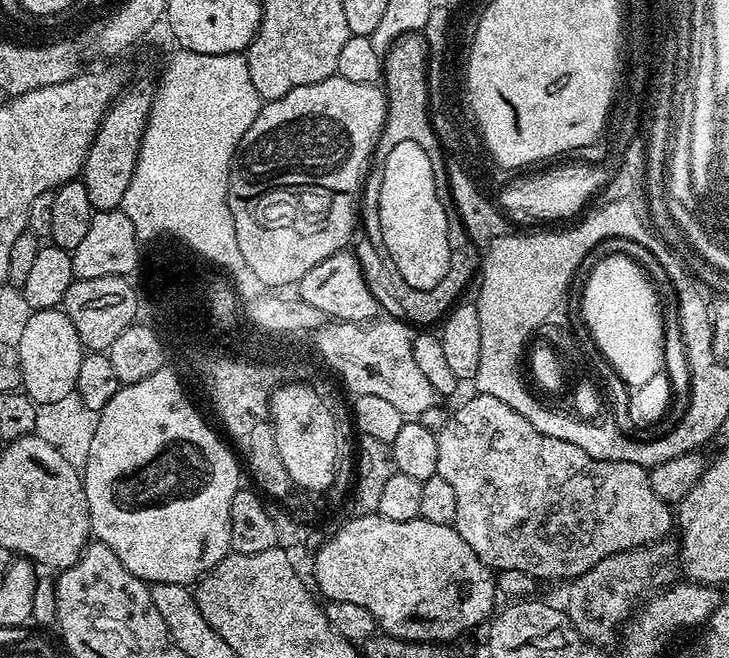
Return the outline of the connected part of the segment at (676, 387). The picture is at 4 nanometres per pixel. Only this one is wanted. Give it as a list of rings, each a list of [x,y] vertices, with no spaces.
[[[607,237],[598,245],[599,251],[607,255],[625,256],[628,259],[635,260],[640,265],[642,271],[648,276],[648,279],[655,285],[659,293],[660,312],[664,321],[664,366],[663,373],[668,376],[670,386],[672,387],[671,407],[677,413],[684,413],[688,408],[688,403],[692,397],[692,383],[694,377],[691,374],[690,362],[687,361],[686,343],[682,338],[682,326],[679,324],[679,296],[673,288],[672,274],[668,267],[664,265],[663,259],[659,255],[651,252],[647,243],[639,239],[628,240],[625,237]]]

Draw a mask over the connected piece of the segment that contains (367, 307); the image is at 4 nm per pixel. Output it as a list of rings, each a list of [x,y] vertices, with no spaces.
[[[352,250],[335,252],[330,254],[330,258],[322,258],[318,266],[313,266],[306,270],[306,274],[302,274],[298,287],[302,298],[322,310],[331,321],[365,325],[381,315],[380,304],[364,277],[364,268]]]

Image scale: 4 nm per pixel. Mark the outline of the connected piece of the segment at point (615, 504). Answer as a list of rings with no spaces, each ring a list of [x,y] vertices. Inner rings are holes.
[[[480,392],[475,395],[470,397],[457,412],[453,411],[449,415],[446,426],[442,426],[442,430],[436,433],[436,441],[438,442],[436,475],[446,478],[446,482],[450,482],[450,487],[454,489],[454,495],[458,502],[458,514],[454,525],[456,533],[464,539],[466,546],[470,546],[470,550],[474,550],[476,557],[483,564],[488,565],[489,569],[499,571],[520,570],[528,573],[533,578],[541,576],[544,580],[558,578],[564,580],[563,582],[571,582],[577,576],[589,572],[595,564],[602,562],[610,554],[654,544],[657,540],[665,539],[671,528],[673,531],[673,509],[665,500],[658,498],[658,494],[654,494],[648,477],[649,469],[645,465],[614,460],[610,464],[612,472],[564,472],[566,445],[562,442],[562,438],[550,438],[550,434],[542,434],[542,430],[534,430],[534,426],[530,426],[530,422],[526,422],[526,418],[522,418],[522,414],[518,414],[518,410],[506,406],[506,402],[498,402],[498,398],[494,398],[490,394]],[[599,524],[604,524],[604,548],[560,548],[571,536],[580,536],[583,532],[592,532]]]

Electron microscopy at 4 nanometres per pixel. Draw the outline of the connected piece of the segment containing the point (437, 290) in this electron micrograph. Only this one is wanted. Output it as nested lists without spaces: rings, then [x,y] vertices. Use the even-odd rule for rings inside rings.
[[[453,215],[448,229],[448,245],[450,246],[450,262],[442,282],[433,288],[409,288],[407,284],[399,279],[393,278],[388,288],[400,307],[399,315],[412,326],[436,326],[443,321],[444,317],[452,311],[454,305],[461,299],[464,287],[477,275],[481,267],[482,252],[478,245],[466,234],[466,226],[462,226],[462,218]],[[420,324],[420,325],[416,325]],[[433,324],[433,325],[432,325]]]

